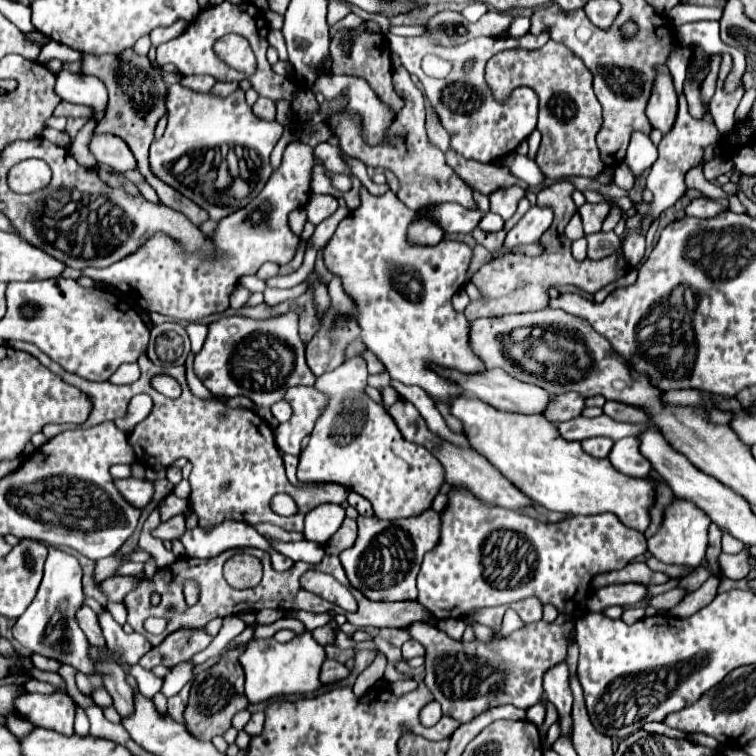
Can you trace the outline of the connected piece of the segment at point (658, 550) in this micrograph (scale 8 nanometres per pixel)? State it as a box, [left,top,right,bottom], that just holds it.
[648,498,710,566]

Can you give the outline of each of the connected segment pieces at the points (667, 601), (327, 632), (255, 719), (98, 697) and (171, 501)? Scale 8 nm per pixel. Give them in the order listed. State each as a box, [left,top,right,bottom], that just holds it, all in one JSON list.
[[648,588,684,610],[312,626,334,646],[244,712,264,736],[90,686,112,706],[160,494,184,522]]

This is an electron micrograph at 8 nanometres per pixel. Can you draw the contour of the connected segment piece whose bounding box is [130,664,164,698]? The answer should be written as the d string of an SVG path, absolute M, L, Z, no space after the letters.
M134 666L132 670L132 676L136 678L136 682L138 682L138 690L144 694L144 696L148 696L148 698L152 698L156 692L160 692L160 688L162 688L162 678L158 678L158 676L154 676L152 672L148 672L148 670L144 670L142 666Z

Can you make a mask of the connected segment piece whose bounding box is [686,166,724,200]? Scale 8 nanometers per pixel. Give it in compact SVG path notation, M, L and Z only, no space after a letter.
M702 166L692 168L692 170L686 174L686 186L688 186L688 188L698 188L704 196L710 196L710 198L714 198L714 200L718 200L718 198L724 196L724 192L722 192L720 186L710 184L710 182L704 178Z

